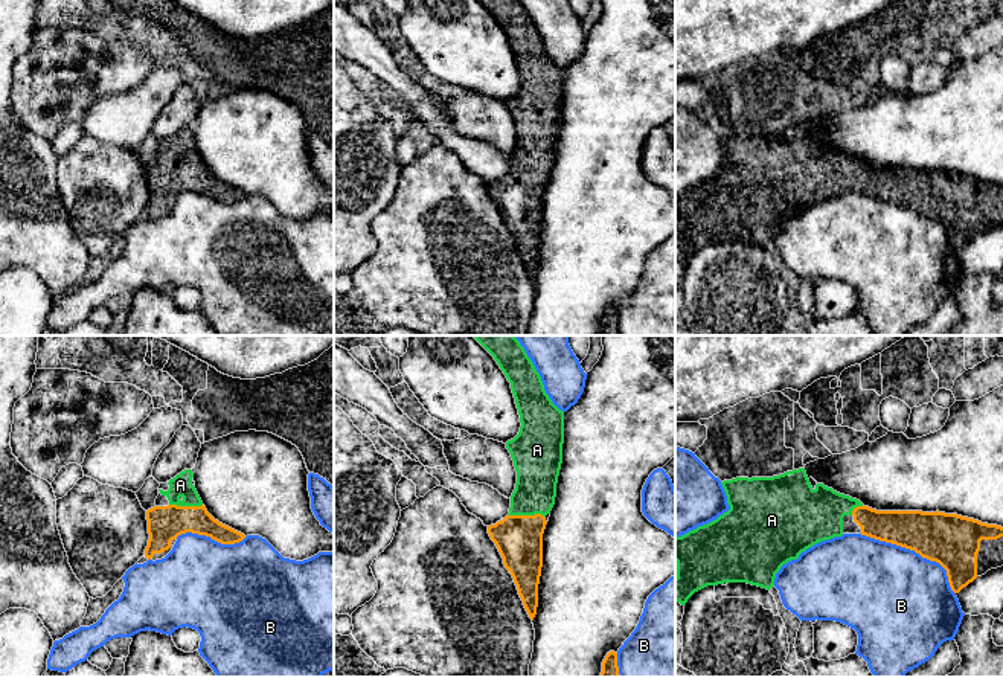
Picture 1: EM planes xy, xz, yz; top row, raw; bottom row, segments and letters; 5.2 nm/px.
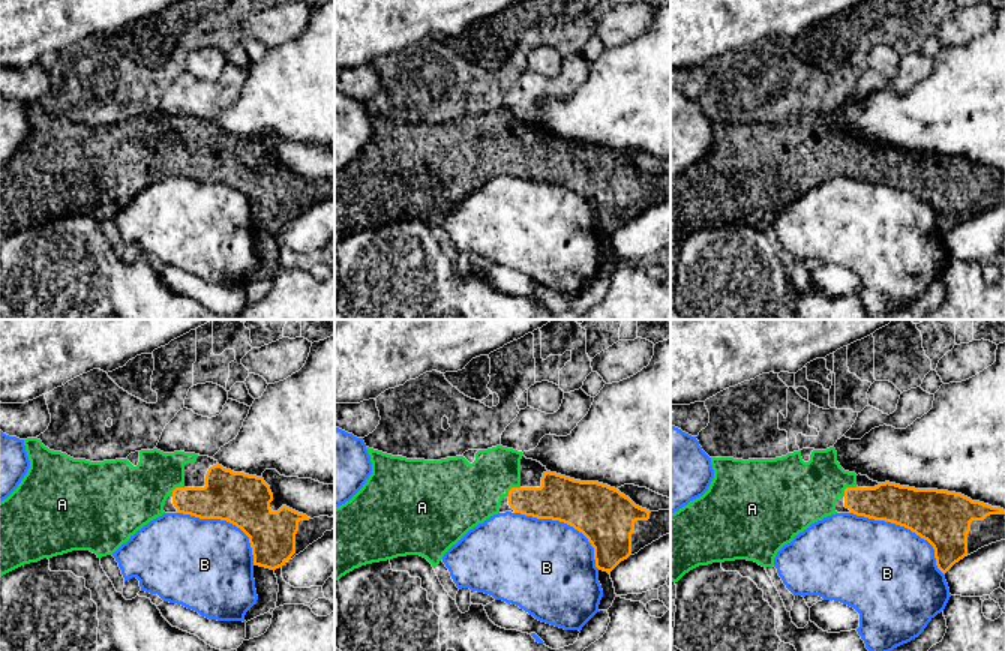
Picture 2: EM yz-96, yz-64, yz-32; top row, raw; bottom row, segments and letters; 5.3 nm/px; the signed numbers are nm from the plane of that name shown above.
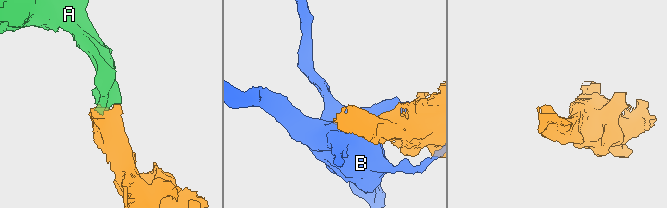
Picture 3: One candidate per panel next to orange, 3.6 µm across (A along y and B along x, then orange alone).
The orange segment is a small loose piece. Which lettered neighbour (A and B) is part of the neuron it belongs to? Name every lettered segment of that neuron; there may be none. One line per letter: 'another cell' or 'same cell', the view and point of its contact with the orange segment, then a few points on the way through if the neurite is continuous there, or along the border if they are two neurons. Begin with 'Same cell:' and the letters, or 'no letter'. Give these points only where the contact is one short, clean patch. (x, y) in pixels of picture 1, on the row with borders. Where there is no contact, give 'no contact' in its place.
Same cell: A
A: same cell; contact xz (526, 516); way xz (519, 539), (526, 516), (535, 491), (537, 470)
B: another cell; contact yz (915, 551)

